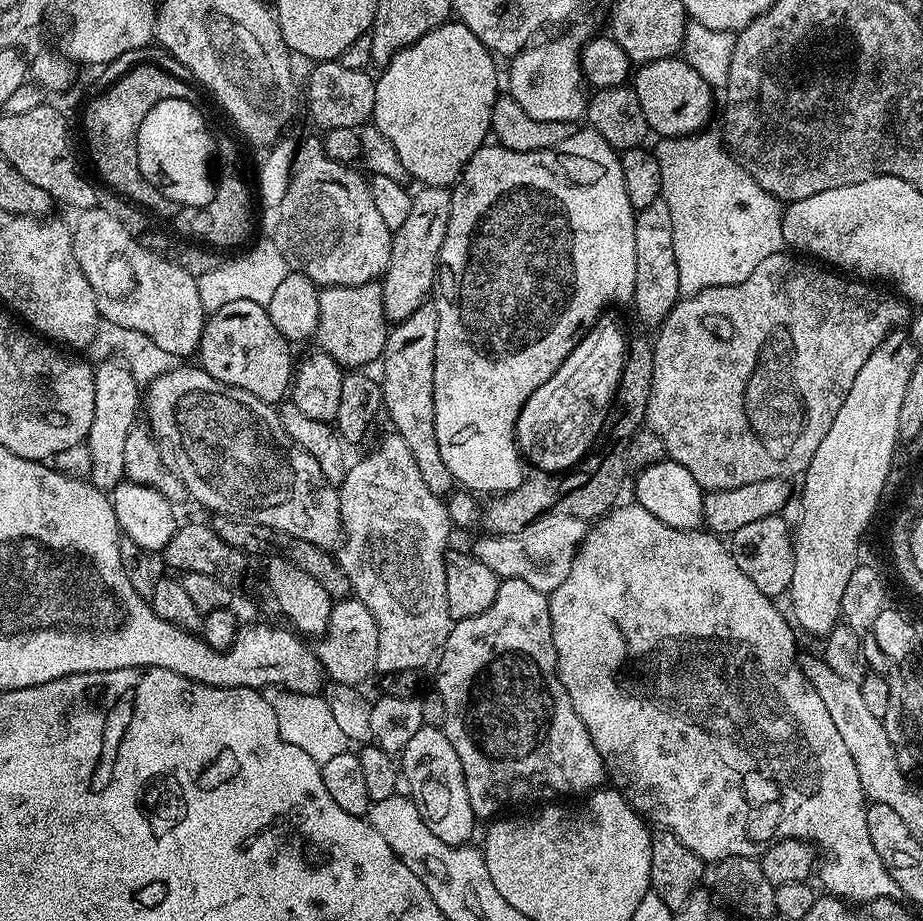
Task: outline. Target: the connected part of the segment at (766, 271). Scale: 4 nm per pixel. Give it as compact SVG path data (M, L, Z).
M778 251L770 258L762 258L762 262L754 266L750 278L746 278L741 284L714 284L710 288L702 288L698 292L685 295L676 301L676 305L655 333L657 336L654 337L652 345L652 389L649 394L646 428L662 442L667 459L686 466L686 470L694 474L694 482L698 482L701 488L708 492L721 492L734 486L746 486L750 482L762 482L762 478L792 478L795 472L803 473L814 458L818 446L822 446L822 438L830 434L830 425L834 418L838 418L838 410L842 410L842 402L846 402L846 394L850 394L850 386L854 386L858 370L862 370L866 358L870 358L872 351L883 342L889 332L893 331L895 325L892 324L896 320L895 310L890 305L883 304L864 285L867 283L857 282L832 270L825 270L807 259L784 255L783 251Z

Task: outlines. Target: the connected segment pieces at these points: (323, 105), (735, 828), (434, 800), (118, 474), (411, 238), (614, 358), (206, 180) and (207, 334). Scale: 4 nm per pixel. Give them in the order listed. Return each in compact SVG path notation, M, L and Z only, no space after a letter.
M339 59L321 60L311 67L312 73L308 76L308 116L320 130L359 129L372 120L376 82L371 71L362 68L350 70L342 66Z
M635 502L620 506L605 512L589 527L562 586L548 596L556 673L560 675L562 686L566 686L574 710L578 718L582 718L602 758L607 779L649 825L674 834L678 842L694 850L694 854L705 862L719 862L731 856L759 857L776 843L781 835L780 827L792 828L795 824L808 824L813 820L817 842L833 856L820 872L820 880L831 895L848 902L879 902L895 897L897 886L884 868L882 858L878 858L874 842L870 842L870 830L866 826L868 804L858 778L858 766L854 766L854 758L850 758L850 750L846 750L846 742L842 742L842 734L838 734L838 726L834 718L830 718L830 710L826 710L818 690L814 690L806 674L802 674L796 636L792 633L789 617L785 613L784 617L772 605L775 604L773 597L762 594L762 590L742 574L738 562L734 562L731 547L721 537L707 530L683 532L666 526L666 522L658 522L650 510Z
M422 727L406 742L402 753L402 776L408 779L408 788L412 791L411 799L420 809L426 826L436 836L449 842L464 842L478 824L472 813L470 798L466 794L466 778L450 738L446 738L443 728Z
M118 358L101 361L94 370L94 418L91 419L90 430L88 431L88 438L86 447L89 454L89 479L100 491L110 492L117 485L124 480L125 472L125 448L126 437L129 430L135 427L136 420L134 420L140 410L140 386L134 372L128 368L127 363L124 363Z
M424 186L419 190L421 192L417 191L412 197L406 220L392 233L390 262L379 281L382 286L382 316L393 325L410 318L410 314L414 314L414 310L418 310L418 306L422 306L433 295L436 269L440 263L440 243L443 240L451 193L444 186Z
M609 314L601 315L595 326L576 344L571 354L563 360L558 368L542 384L530 394L530 398L520 408L516 419L517 448L535 465L539 471L556 474L579 462L589 453L588 449L594 438L605 427L608 408L615 399L621 372L626 360L628 337L626 338L621 326Z
M166 98L158 102L158 106L154 106L146 118L142 118L142 126L138 130L138 166L142 166L142 174L160 191L165 201L172 203L173 200L176 206L186 208L206 206L216 189L212 172L214 136L211 131L208 133L208 124L195 106L191 100Z
M252 301L229 302L205 319L198 364L206 374L218 378L218 382L246 390L246 394L254 394L254 398L276 406L289 395L294 375L294 359L288 348L290 342L278 334L278 326L270 322L265 305Z

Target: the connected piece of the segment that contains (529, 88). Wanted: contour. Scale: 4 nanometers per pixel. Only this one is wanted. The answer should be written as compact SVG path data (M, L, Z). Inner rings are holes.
M560 36L545 44L533 43L511 57L508 68L507 91L516 99L518 106L539 120L563 120L576 122L585 115L588 96L582 67L582 44L572 36Z

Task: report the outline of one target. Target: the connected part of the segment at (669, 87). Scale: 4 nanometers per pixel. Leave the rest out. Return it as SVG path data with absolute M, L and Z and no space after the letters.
M683 58L643 65L635 73L634 87L638 102L642 102L642 114L657 137L690 136L709 127L714 89Z

